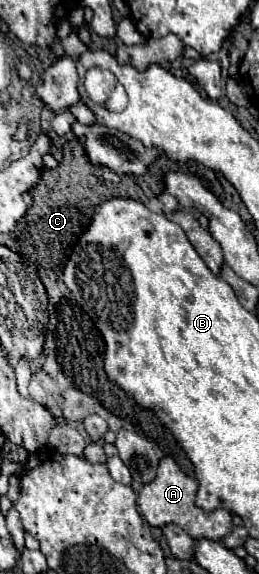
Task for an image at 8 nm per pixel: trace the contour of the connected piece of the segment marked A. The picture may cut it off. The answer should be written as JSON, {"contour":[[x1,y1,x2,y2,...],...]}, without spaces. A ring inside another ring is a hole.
{"contour":[[163,457,157,469,157,477,143,485,139,491,139,511,147,519,149,525,163,527,165,523,177,523,181,529,185,529,193,539,213,539,219,541,225,535,231,533,233,521,231,513,227,509,215,509,215,511,203,511,195,505,195,493,197,493,197,481,187,477,173,457]]}

